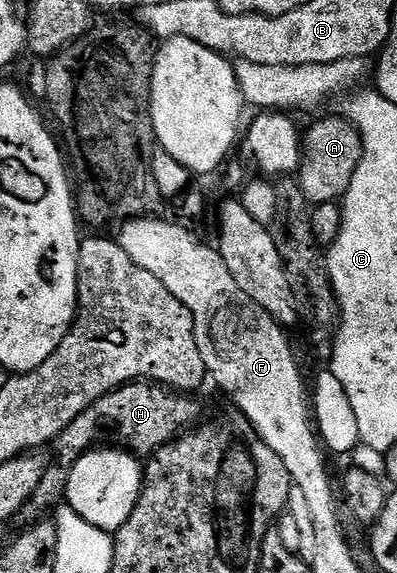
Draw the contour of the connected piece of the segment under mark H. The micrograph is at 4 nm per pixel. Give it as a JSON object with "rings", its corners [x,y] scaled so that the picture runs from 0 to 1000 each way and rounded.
{"rings":[[[368,663],[338,670],[300,674],[280,681],[254,698],[224,705],[164,754],[154,754],[134,773],[141,799],[121,812],[103,831],[103,845],[93,845],[93,859],[50,887],[43,911],[65,921],[91,908],[126,899],[161,874],[169,860],[169,822],[204,796],[224,787],[257,780],[282,764],[292,780],[307,782],[343,796],[388,796],[401,784],[421,778],[443,764],[474,756],[504,742],[511,716],[491,691],[436,681]]]}

